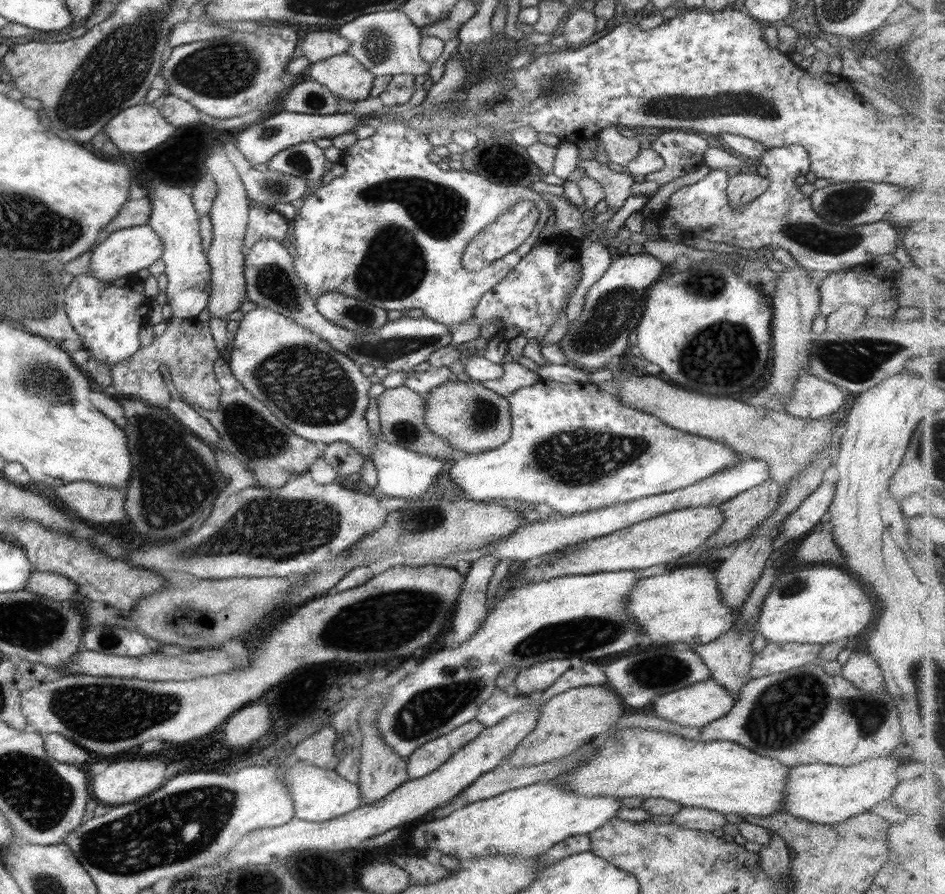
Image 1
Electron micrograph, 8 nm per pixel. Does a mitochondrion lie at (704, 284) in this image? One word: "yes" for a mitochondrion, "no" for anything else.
yes

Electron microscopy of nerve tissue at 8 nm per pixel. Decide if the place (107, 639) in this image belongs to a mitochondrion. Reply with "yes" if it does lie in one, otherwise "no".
yes

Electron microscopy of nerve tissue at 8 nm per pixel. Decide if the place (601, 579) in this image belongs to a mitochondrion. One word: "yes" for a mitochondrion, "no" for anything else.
no

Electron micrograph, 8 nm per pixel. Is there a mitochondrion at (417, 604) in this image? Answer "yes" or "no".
yes

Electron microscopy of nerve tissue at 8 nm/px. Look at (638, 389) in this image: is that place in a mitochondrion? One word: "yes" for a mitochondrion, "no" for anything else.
no

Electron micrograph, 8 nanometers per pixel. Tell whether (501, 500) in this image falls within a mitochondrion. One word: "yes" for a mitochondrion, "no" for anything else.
no

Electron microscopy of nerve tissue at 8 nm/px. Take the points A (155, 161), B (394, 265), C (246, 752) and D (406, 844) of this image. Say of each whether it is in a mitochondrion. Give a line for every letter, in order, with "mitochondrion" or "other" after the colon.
A: other
B: mitochondrion
C: other
D: other

